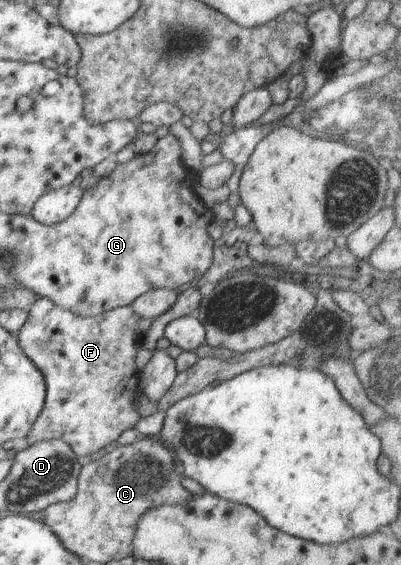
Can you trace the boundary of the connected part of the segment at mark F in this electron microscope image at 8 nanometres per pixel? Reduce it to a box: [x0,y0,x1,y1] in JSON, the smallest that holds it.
[17,297,142,457]

